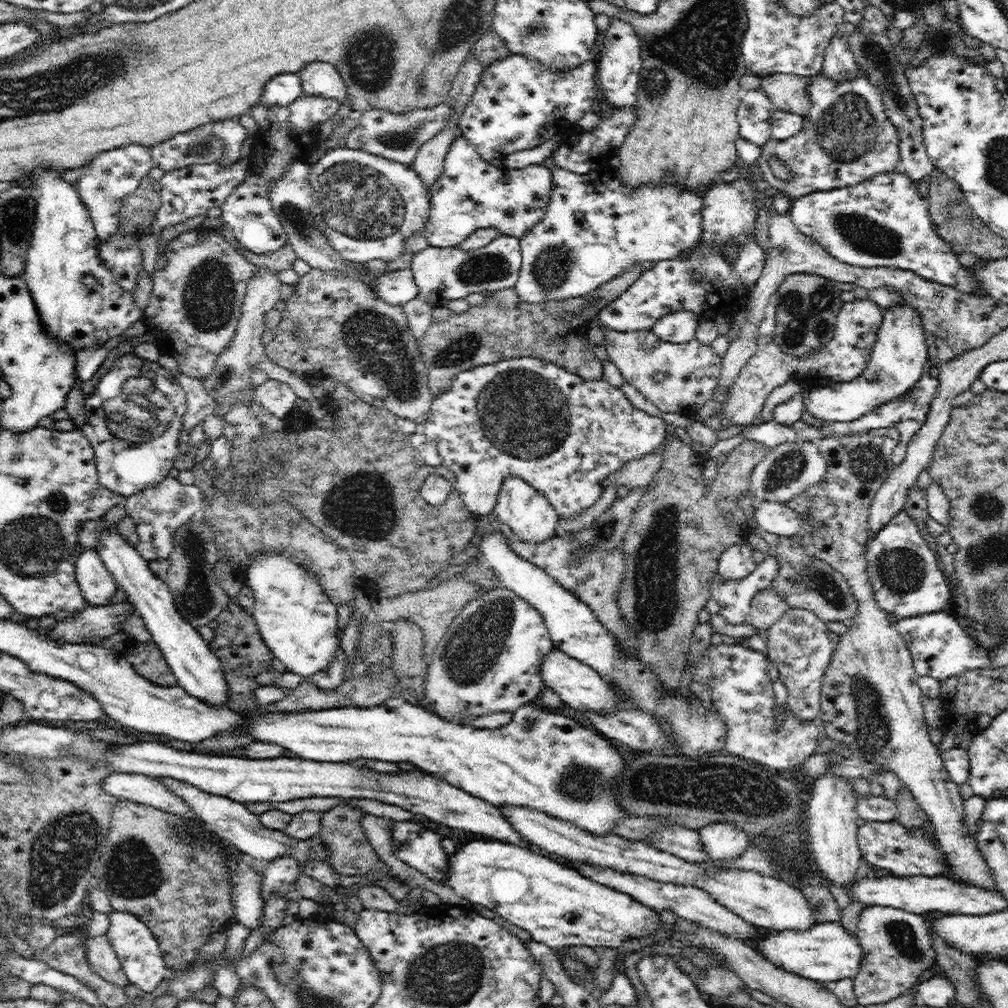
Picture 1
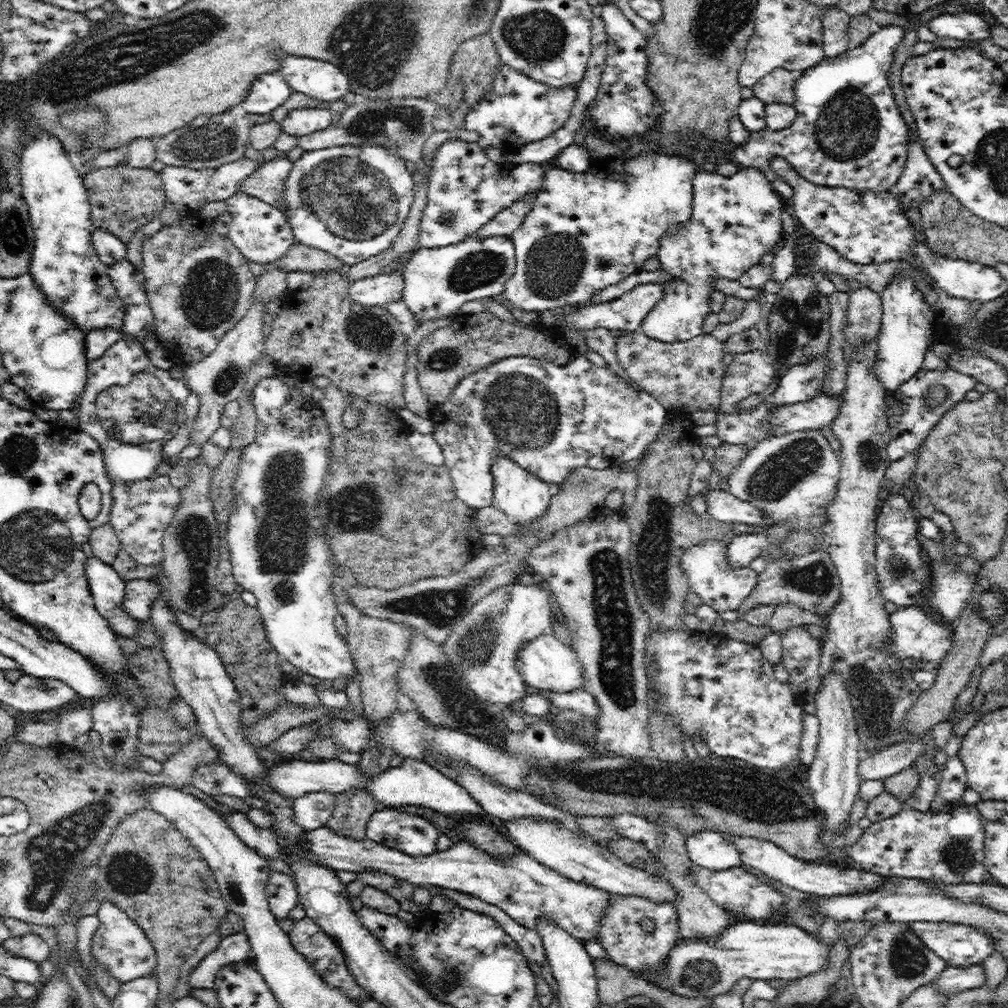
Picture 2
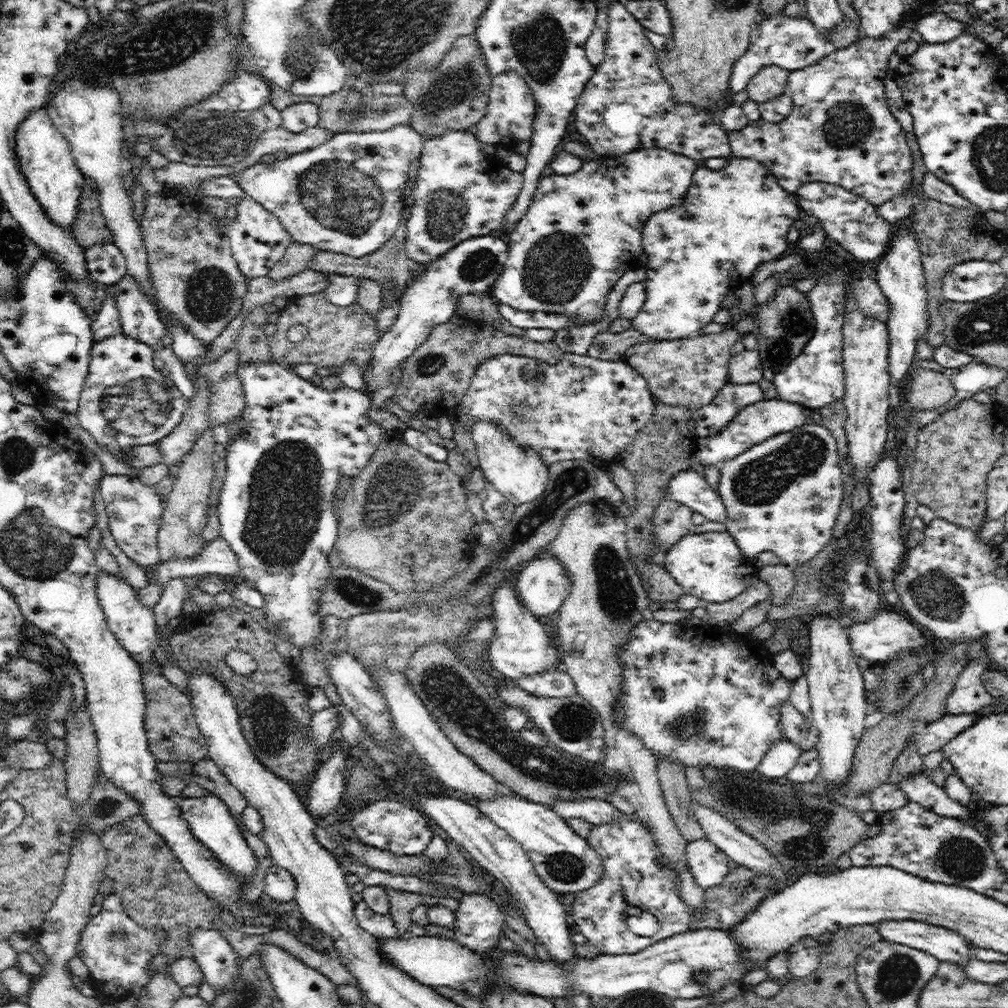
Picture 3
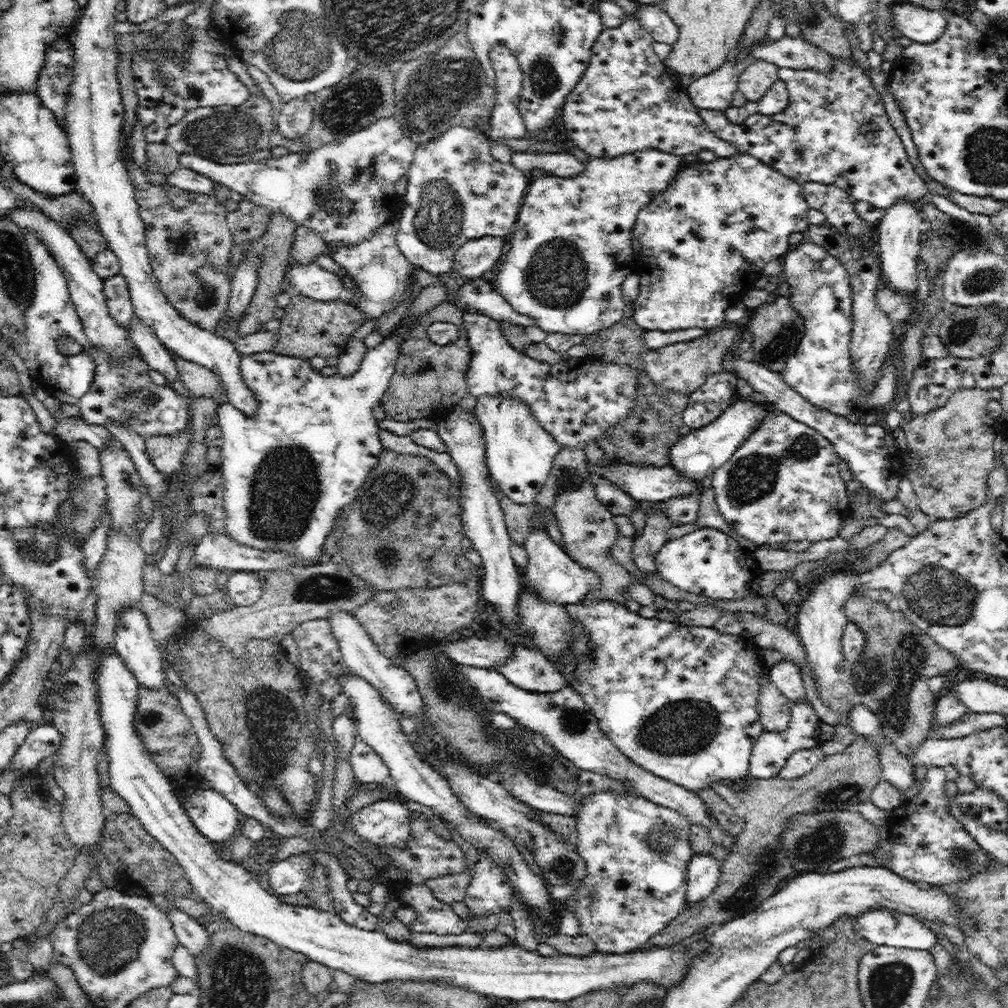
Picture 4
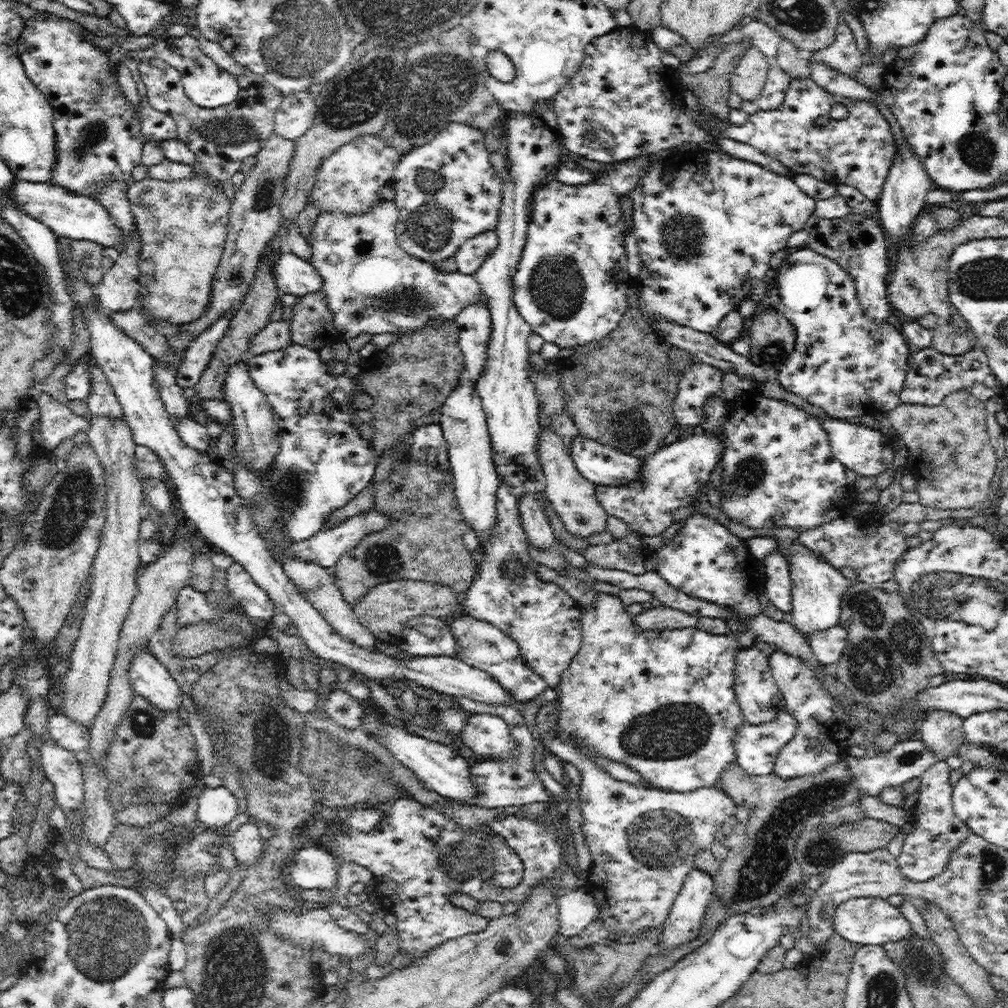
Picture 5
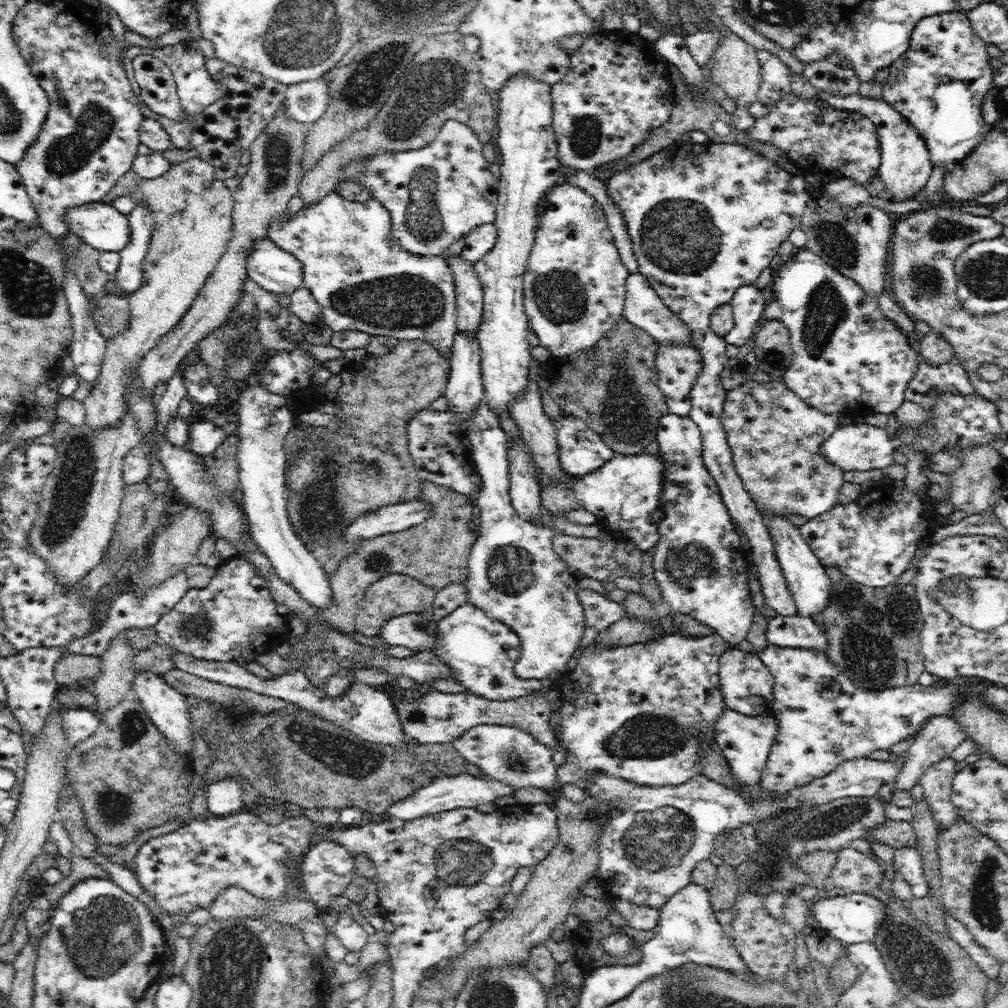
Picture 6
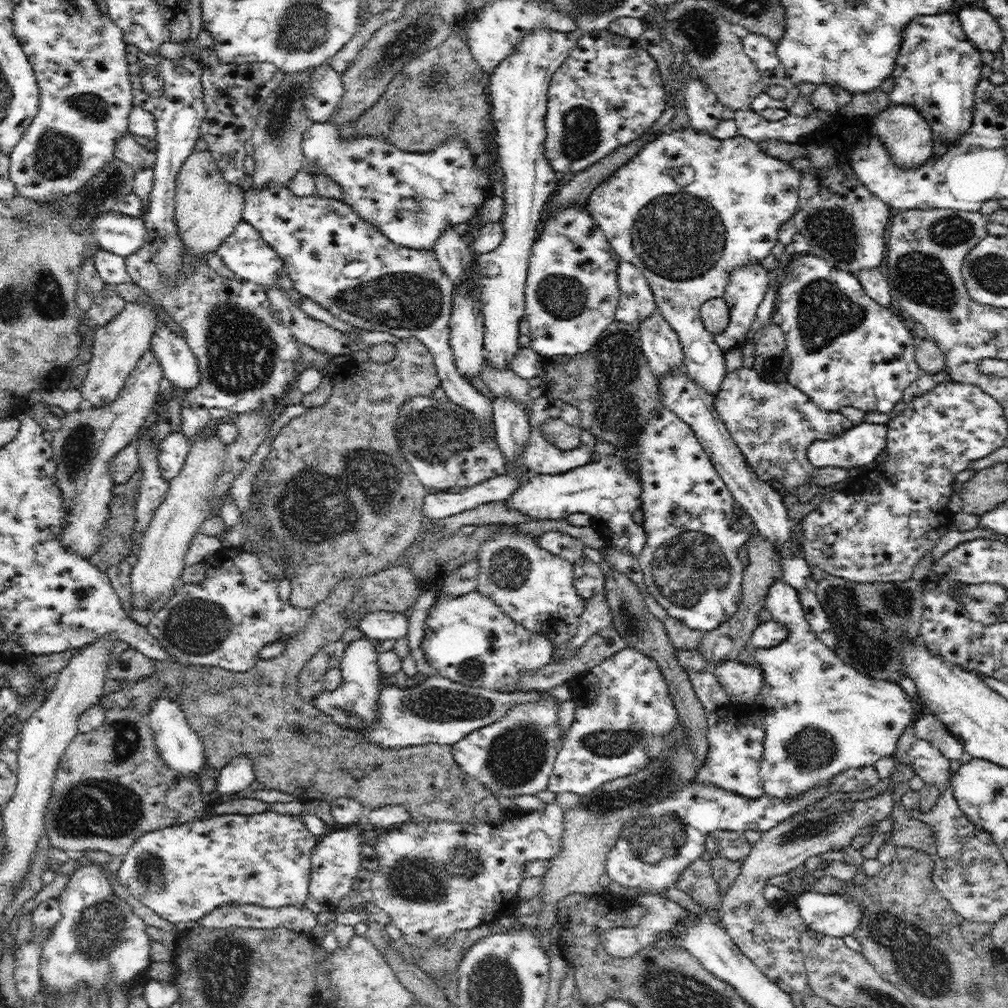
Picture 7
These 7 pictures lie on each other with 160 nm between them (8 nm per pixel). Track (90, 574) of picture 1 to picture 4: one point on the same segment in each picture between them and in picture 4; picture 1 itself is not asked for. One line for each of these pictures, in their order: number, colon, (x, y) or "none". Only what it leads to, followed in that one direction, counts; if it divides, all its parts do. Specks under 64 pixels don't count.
2: (107, 589)
3: (134, 625)
4: (134, 642)

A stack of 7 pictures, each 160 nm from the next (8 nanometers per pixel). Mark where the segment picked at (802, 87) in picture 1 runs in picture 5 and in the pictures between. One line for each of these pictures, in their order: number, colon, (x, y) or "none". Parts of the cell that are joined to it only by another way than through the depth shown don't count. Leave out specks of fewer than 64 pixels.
2: (778, 86)
3: (771, 81)
4: (754, 81)
5: (748, 78)

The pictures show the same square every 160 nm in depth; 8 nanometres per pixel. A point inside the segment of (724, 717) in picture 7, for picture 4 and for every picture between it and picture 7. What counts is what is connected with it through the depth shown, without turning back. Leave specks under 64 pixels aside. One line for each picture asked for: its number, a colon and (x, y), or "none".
4: (771, 750)
5: (757, 745)
6: (745, 740)

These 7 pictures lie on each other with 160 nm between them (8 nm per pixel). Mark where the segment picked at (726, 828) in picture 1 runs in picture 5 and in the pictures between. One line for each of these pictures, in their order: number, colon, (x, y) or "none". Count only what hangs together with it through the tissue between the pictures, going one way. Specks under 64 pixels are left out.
2: (713, 850)
3: (709, 865)
4: (703, 871)
5: (685, 918)

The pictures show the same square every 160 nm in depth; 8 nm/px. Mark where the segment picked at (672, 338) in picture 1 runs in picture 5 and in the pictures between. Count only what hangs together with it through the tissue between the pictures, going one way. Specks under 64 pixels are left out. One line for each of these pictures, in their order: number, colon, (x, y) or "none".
2: (735, 219)
3: (732, 220)
4: (707, 237)
5: (707, 223)

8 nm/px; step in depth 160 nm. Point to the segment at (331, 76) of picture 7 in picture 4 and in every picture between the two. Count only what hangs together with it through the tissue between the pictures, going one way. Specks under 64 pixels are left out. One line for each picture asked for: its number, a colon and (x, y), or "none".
4: (294, 120)
5: (295, 116)
6: (306, 101)

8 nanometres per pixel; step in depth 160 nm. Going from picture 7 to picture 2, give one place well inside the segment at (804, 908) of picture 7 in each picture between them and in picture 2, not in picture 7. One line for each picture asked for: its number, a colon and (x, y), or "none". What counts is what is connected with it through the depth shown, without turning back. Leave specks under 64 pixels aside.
2: (957, 944)
3: (947, 946)
4: (886, 927)
5: (866, 920)
6: (855, 917)

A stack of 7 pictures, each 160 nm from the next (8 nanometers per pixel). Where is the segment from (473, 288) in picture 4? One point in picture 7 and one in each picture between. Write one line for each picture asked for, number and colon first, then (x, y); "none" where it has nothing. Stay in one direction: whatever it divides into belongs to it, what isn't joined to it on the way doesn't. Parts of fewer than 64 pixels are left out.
5: (372, 285)
6: (363, 280)
7: (344, 263)

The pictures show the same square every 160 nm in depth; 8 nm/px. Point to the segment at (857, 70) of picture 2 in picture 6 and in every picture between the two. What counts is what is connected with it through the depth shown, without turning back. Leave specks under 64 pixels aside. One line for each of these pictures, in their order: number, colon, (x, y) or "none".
3: (840, 130)
4: (835, 130)
5: (858, 151)
6: (845, 143)

